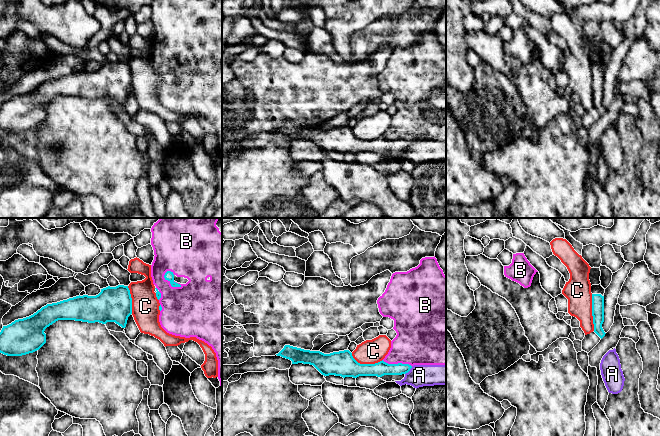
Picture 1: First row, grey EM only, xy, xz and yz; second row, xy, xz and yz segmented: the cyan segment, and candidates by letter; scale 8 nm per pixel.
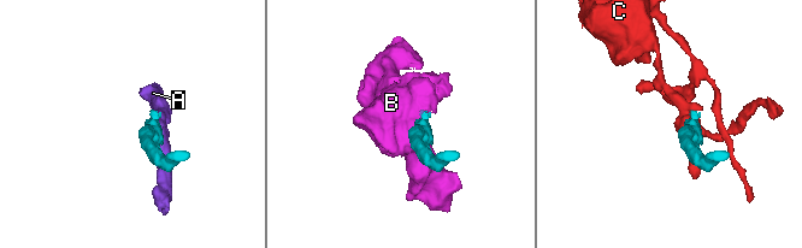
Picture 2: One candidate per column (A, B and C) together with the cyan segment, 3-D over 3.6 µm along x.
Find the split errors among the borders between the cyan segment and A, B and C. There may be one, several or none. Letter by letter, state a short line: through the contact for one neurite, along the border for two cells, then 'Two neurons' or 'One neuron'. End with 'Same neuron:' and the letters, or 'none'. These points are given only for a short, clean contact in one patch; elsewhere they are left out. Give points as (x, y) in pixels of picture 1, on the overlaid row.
A: Line: xz (412, 366), (405, 374). Two neurons
B: One neuron
C: Line: yz (591, 294), (591, 315), (594, 330). Two neurons
Same neuron: B

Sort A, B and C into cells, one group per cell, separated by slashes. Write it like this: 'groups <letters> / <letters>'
groups A / B / C

